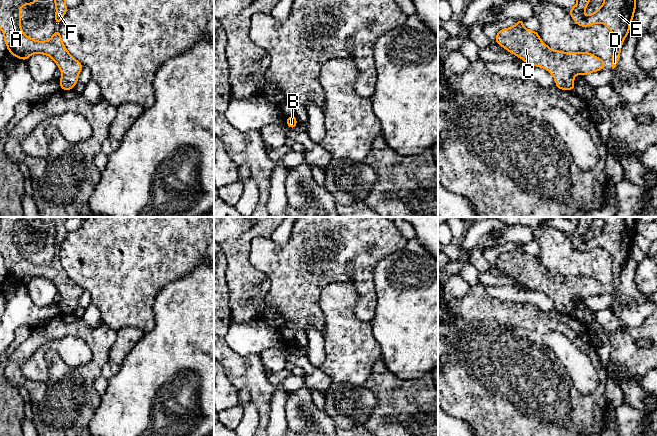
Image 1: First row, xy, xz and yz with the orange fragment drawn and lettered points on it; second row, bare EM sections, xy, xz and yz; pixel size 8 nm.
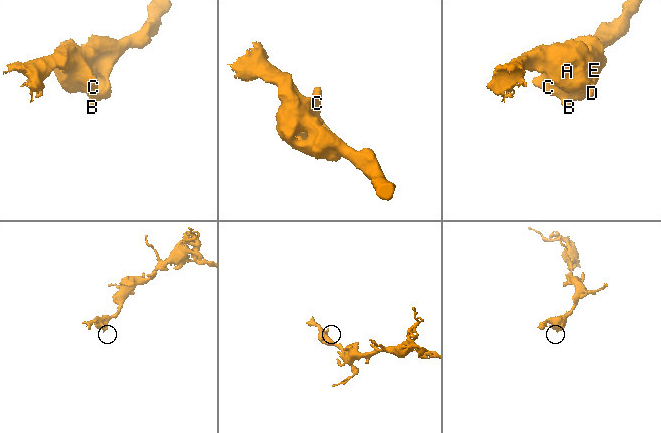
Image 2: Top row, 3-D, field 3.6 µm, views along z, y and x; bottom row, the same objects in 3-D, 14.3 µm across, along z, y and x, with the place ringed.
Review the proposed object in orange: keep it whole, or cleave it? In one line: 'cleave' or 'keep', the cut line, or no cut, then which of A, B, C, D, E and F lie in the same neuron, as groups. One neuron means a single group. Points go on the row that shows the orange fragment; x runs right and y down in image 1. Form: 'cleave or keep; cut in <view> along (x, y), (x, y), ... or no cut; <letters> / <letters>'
keep; no cut; A B C D E F

